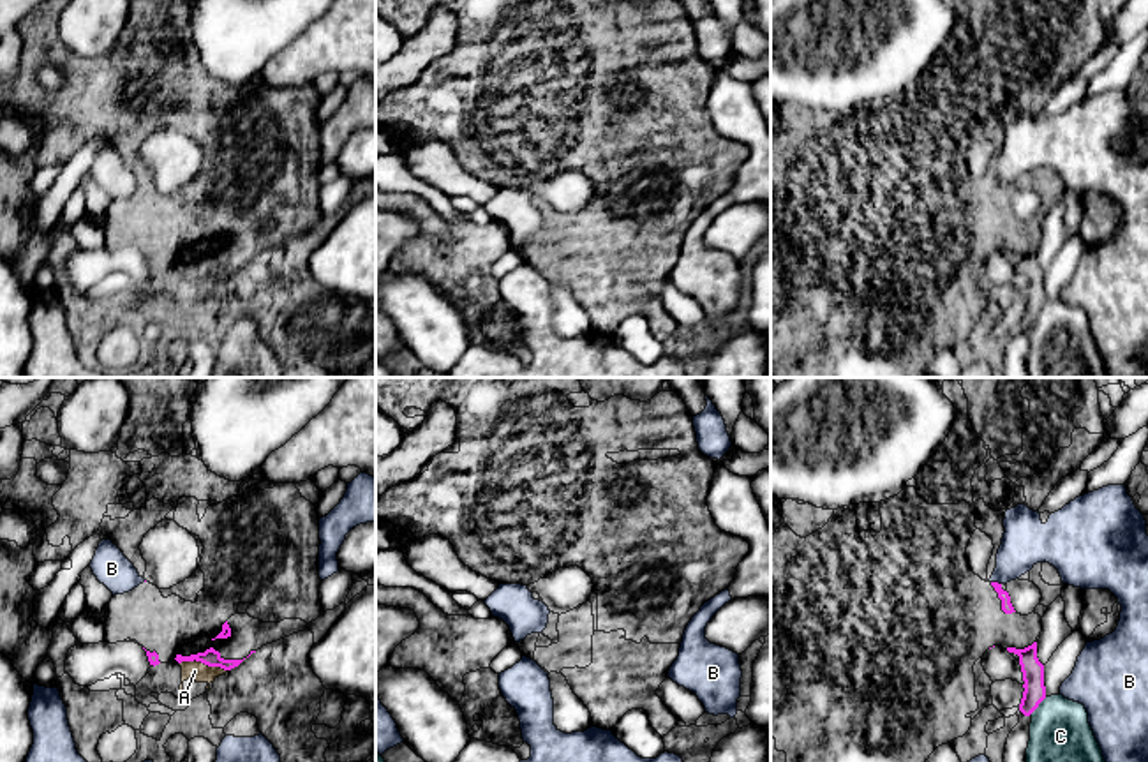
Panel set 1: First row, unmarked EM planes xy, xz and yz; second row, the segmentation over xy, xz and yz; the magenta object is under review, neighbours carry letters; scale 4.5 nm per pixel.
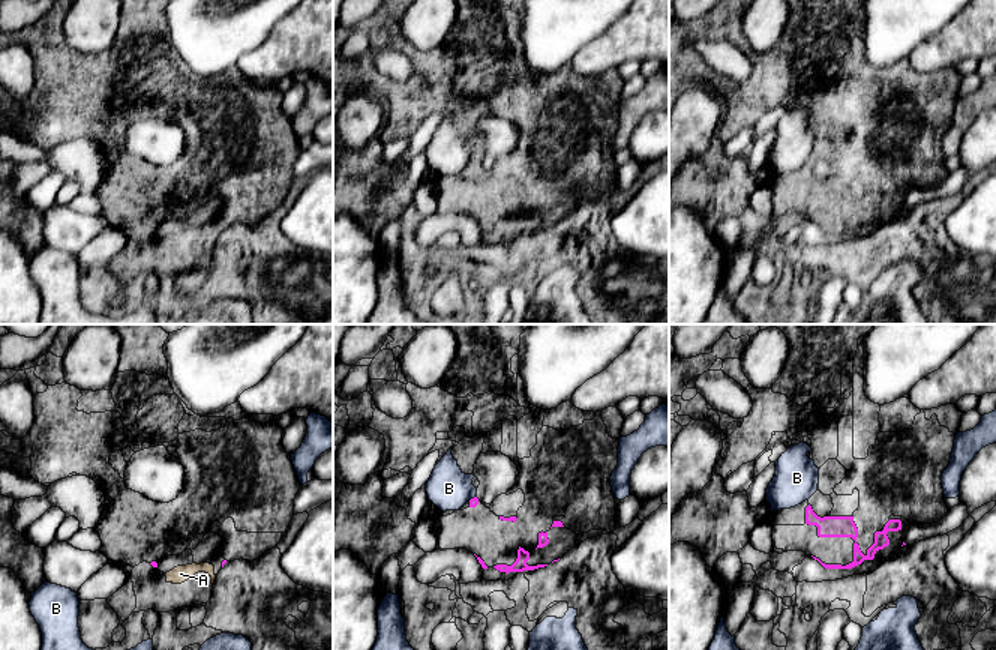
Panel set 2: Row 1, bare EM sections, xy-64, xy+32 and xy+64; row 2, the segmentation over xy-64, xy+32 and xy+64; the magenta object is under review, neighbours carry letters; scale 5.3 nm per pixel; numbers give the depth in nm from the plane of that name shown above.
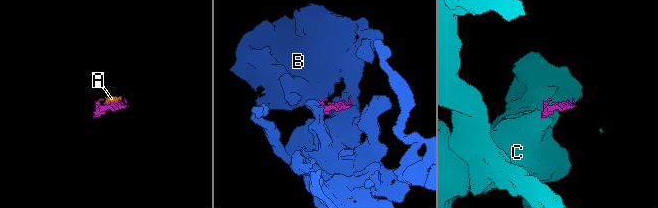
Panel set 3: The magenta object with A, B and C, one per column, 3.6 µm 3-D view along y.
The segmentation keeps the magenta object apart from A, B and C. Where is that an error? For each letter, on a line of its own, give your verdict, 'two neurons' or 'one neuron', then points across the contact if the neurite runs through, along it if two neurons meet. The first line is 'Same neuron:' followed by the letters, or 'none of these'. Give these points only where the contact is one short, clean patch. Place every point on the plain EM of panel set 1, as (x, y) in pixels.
Same neuron: A
A: one neuron
B: two neurons | along yz (991, 186), (1000, 189)
C: two neurons | along yz (1046, 302), (1030, 318)

